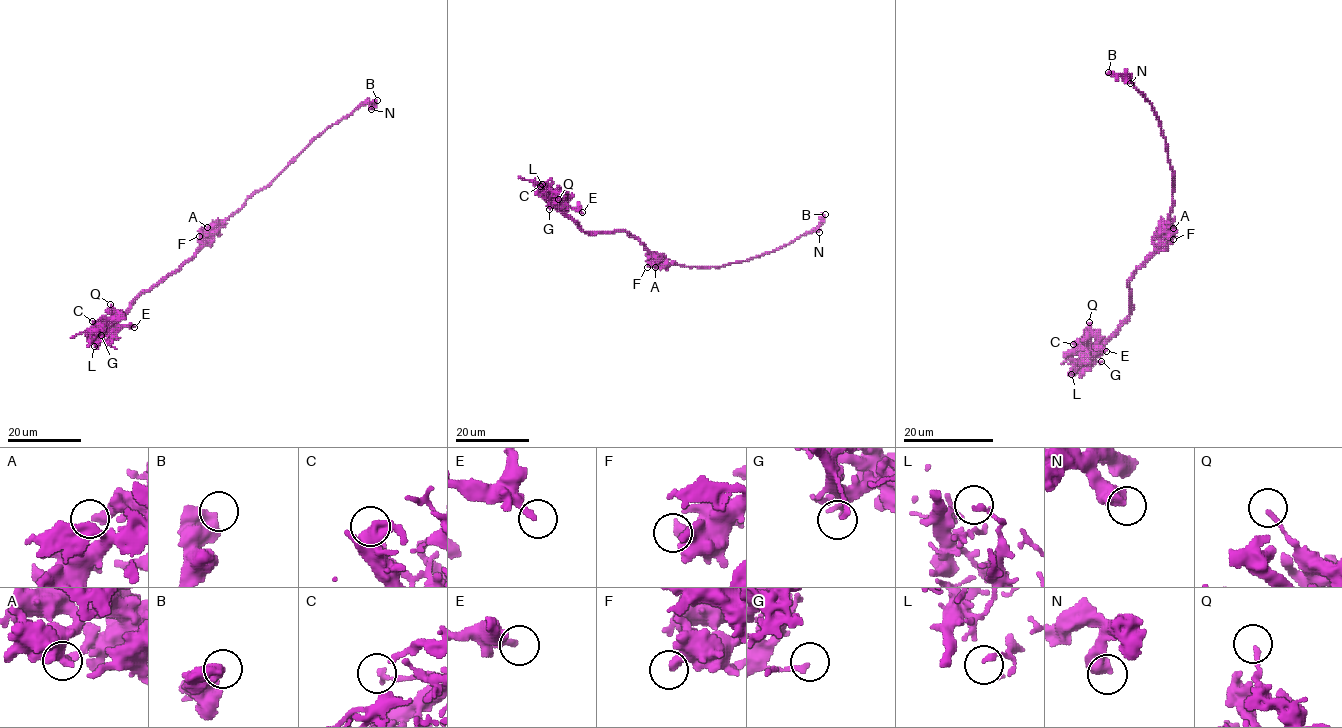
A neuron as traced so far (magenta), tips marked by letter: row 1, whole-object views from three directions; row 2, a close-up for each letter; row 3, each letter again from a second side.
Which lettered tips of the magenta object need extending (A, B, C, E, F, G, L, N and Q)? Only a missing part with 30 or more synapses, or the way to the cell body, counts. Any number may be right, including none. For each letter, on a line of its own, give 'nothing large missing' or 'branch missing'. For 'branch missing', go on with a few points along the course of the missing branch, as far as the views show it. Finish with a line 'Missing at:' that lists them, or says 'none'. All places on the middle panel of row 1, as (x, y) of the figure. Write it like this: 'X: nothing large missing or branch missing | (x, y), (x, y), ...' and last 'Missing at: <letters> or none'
A: nothing large missing
B: nothing large missing
C: nothing large missing
E: nothing large missing
F: nothing large missing
G: nothing large missing
L: nothing large missing
N: nothing large missing
Q: nothing large missing
Missing at: none

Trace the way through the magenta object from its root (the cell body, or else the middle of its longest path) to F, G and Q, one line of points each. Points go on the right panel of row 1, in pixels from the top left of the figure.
F: (1169, 225), (1165, 229), (1173, 239)
G: (1169, 225), (1163, 234), (1161, 244), (1129, 279), (1130, 317), (1096, 352), (1095, 361), (1101, 361)
Q: (1169, 225), (1163, 234), (1161, 244), (1129, 279), (1130, 317), (1105, 340), (1097, 337), (1089, 322)

